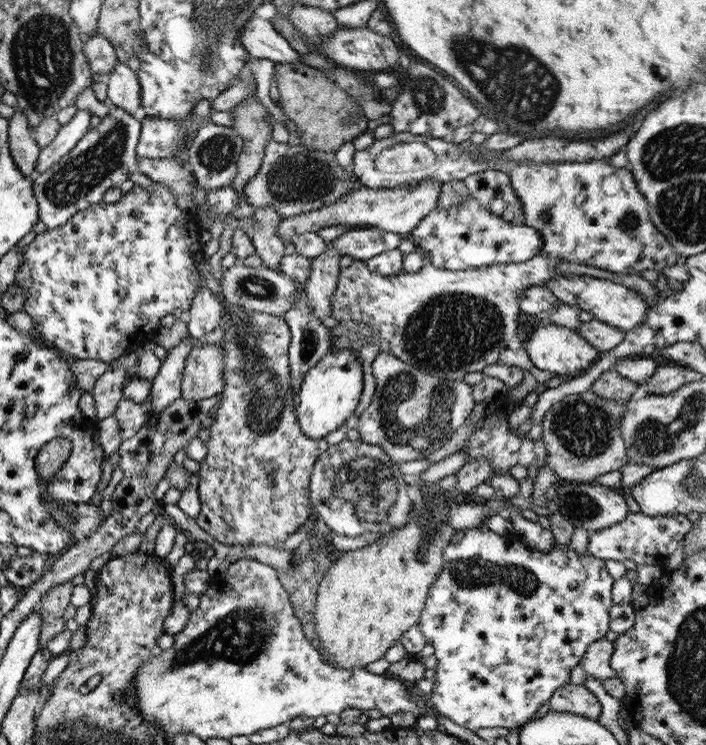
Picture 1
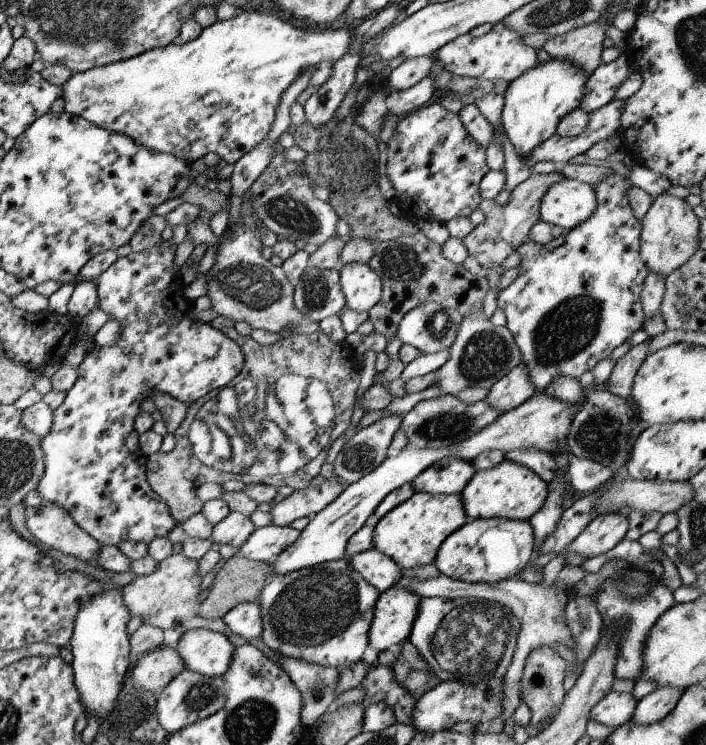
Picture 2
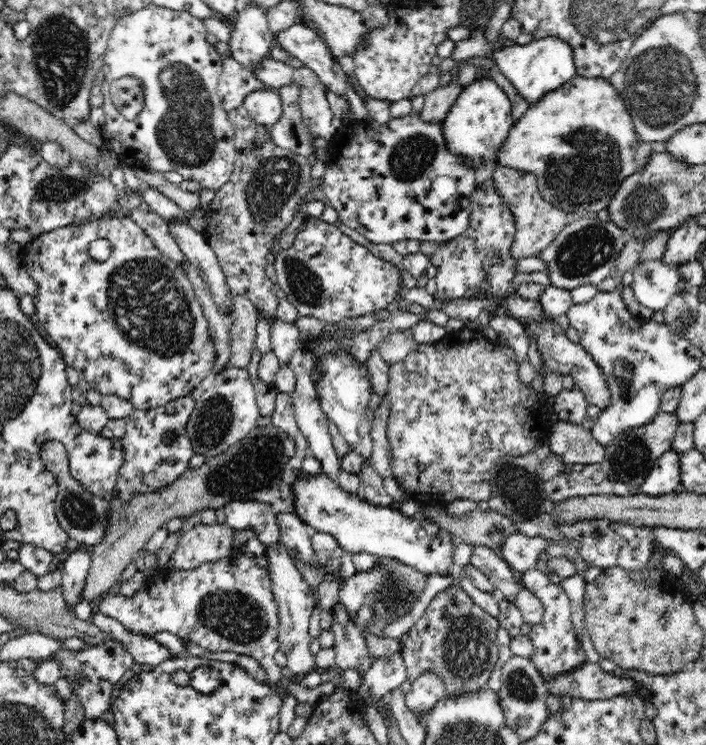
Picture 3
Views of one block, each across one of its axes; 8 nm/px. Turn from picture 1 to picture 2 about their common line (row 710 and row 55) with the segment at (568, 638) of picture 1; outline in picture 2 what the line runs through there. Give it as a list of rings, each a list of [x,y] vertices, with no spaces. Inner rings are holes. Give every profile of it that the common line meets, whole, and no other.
[[[499,22],[492,25],[492,29],[481,37],[473,37],[469,33],[445,43],[433,54],[437,63],[448,73],[460,77],[482,78],[483,80],[504,80],[510,83],[528,68],[535,66],[536,50],[522,43],[522,36],[510,31]]]

